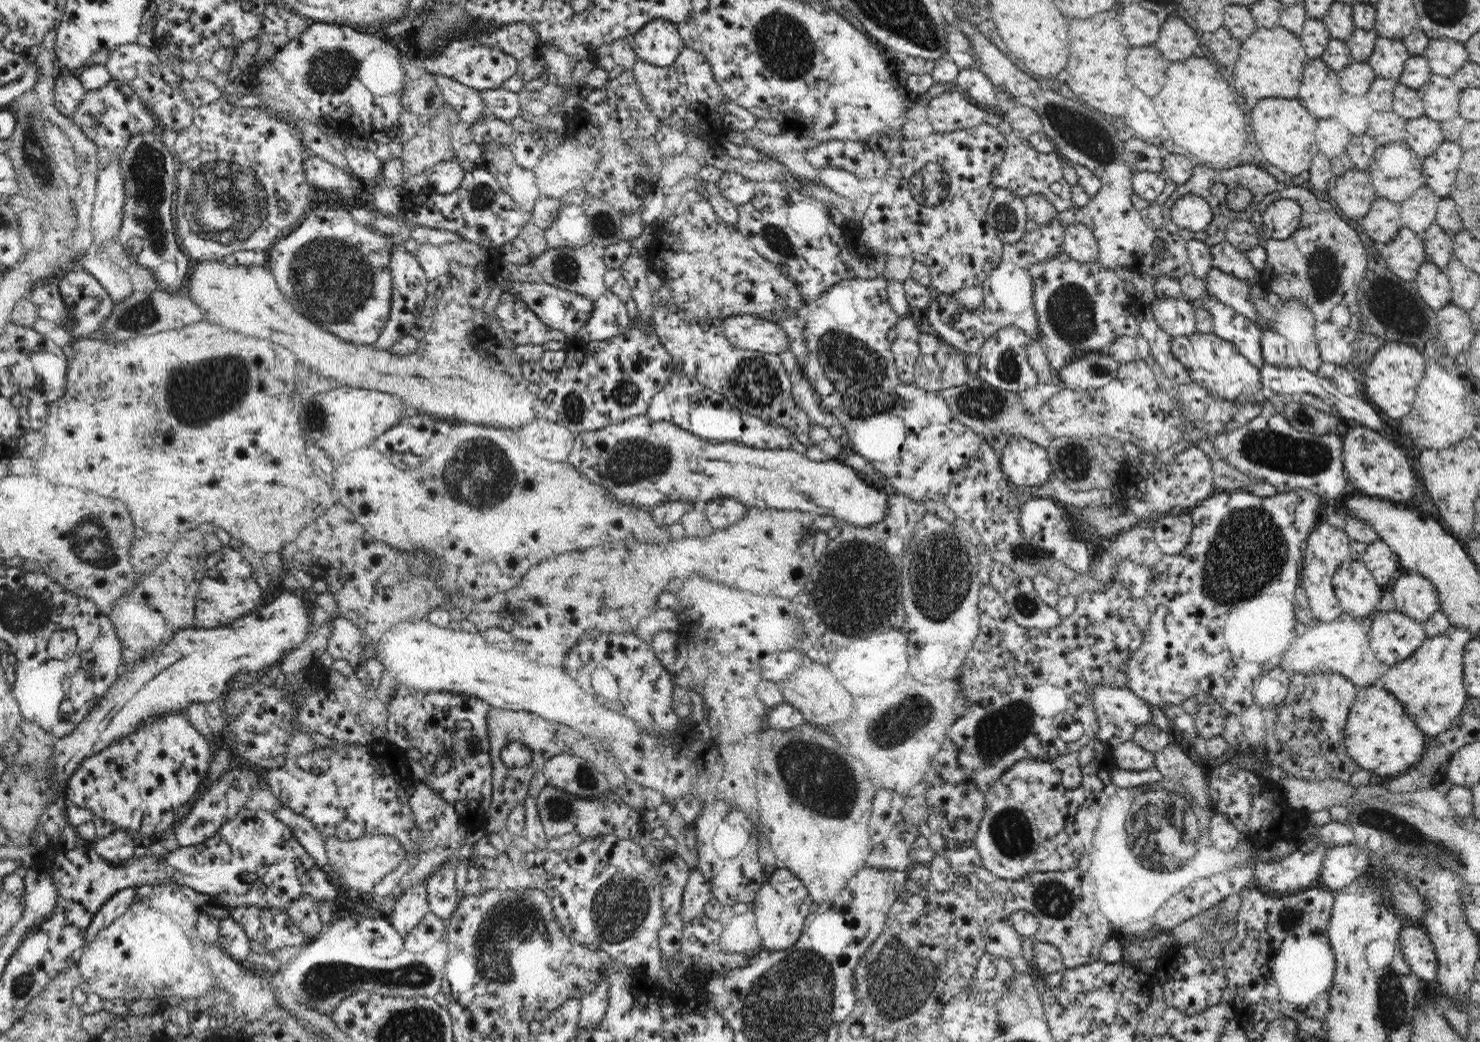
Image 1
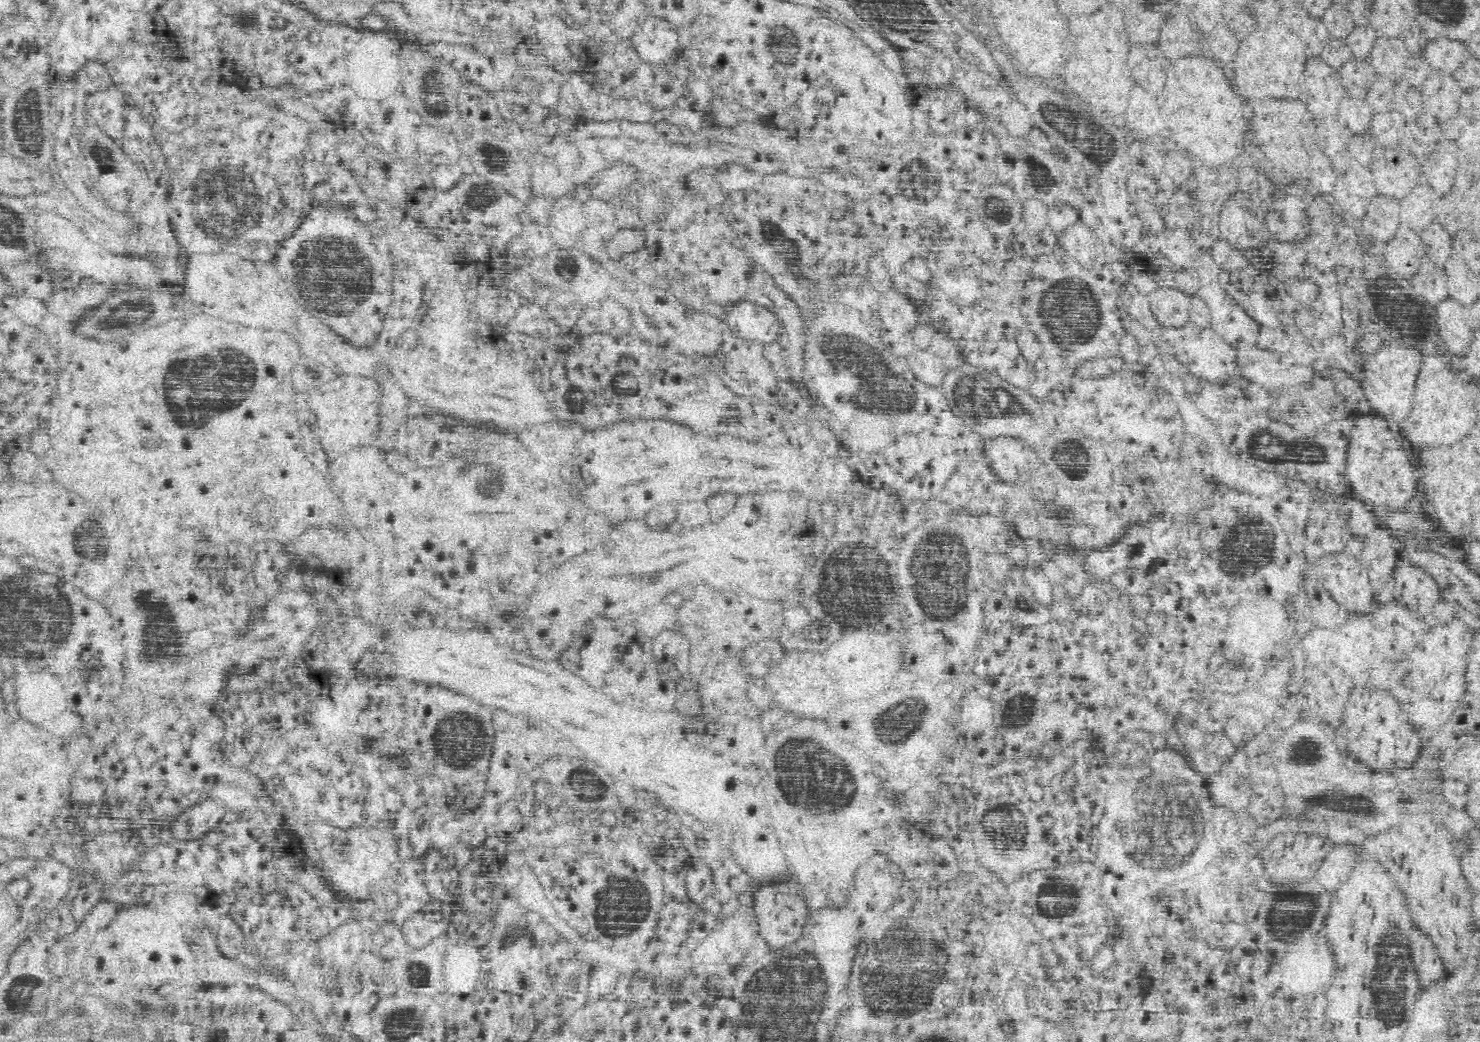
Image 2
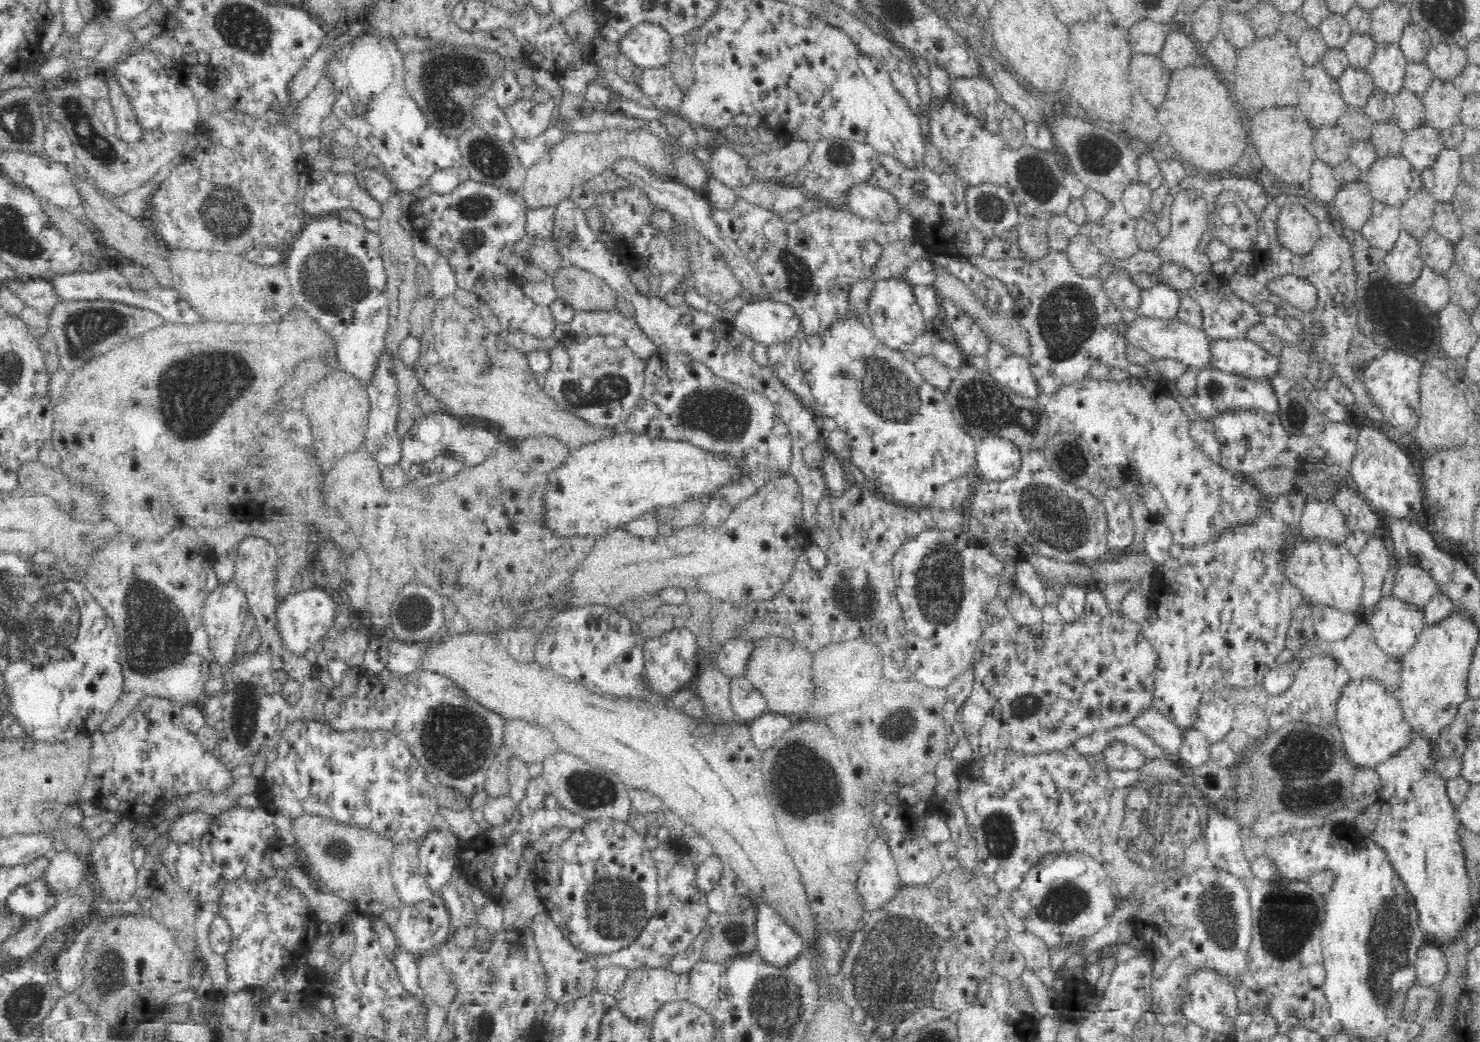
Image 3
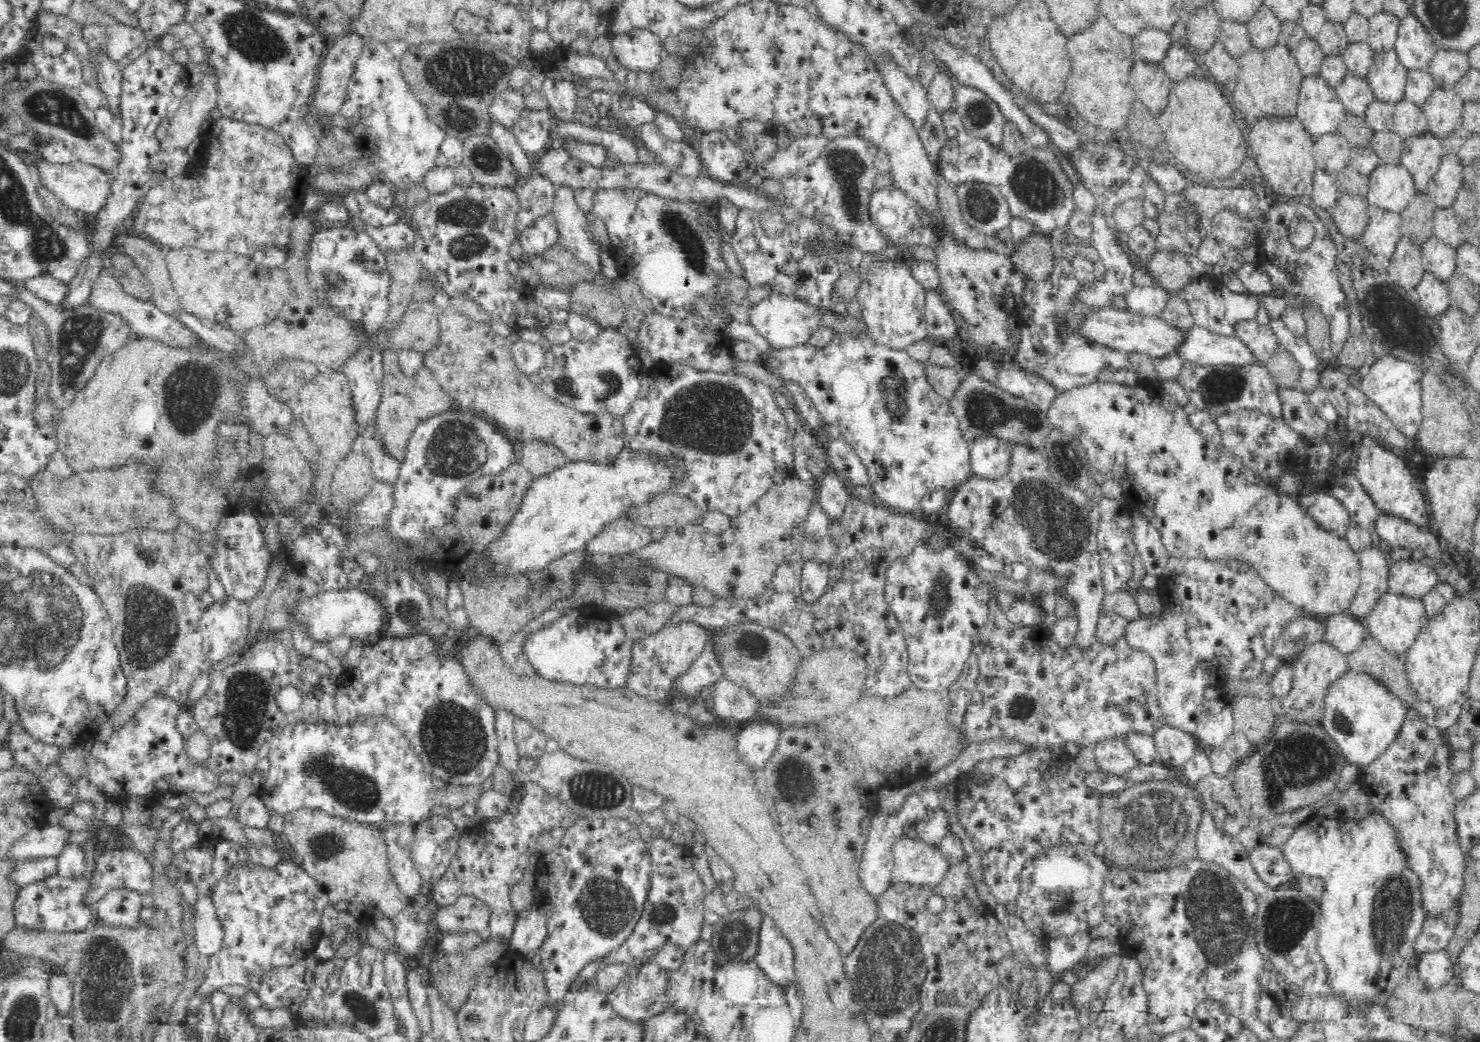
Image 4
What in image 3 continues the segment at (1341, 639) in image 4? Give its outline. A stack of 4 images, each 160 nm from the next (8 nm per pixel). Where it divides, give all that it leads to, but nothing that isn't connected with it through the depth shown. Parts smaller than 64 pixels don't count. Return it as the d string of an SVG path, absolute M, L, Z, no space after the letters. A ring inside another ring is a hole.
M1313 603L1313 606L1311 615L1315 636L1324 640L1344 638L1362 617L1353 611L1341 611L1326 604Z

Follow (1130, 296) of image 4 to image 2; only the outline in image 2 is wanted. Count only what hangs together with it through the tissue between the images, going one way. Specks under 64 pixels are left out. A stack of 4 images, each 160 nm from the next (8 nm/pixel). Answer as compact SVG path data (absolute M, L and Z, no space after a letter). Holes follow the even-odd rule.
M1146 286L1148 310L1160 327L1185 329L1189 322L1189 297L1176 289Z

